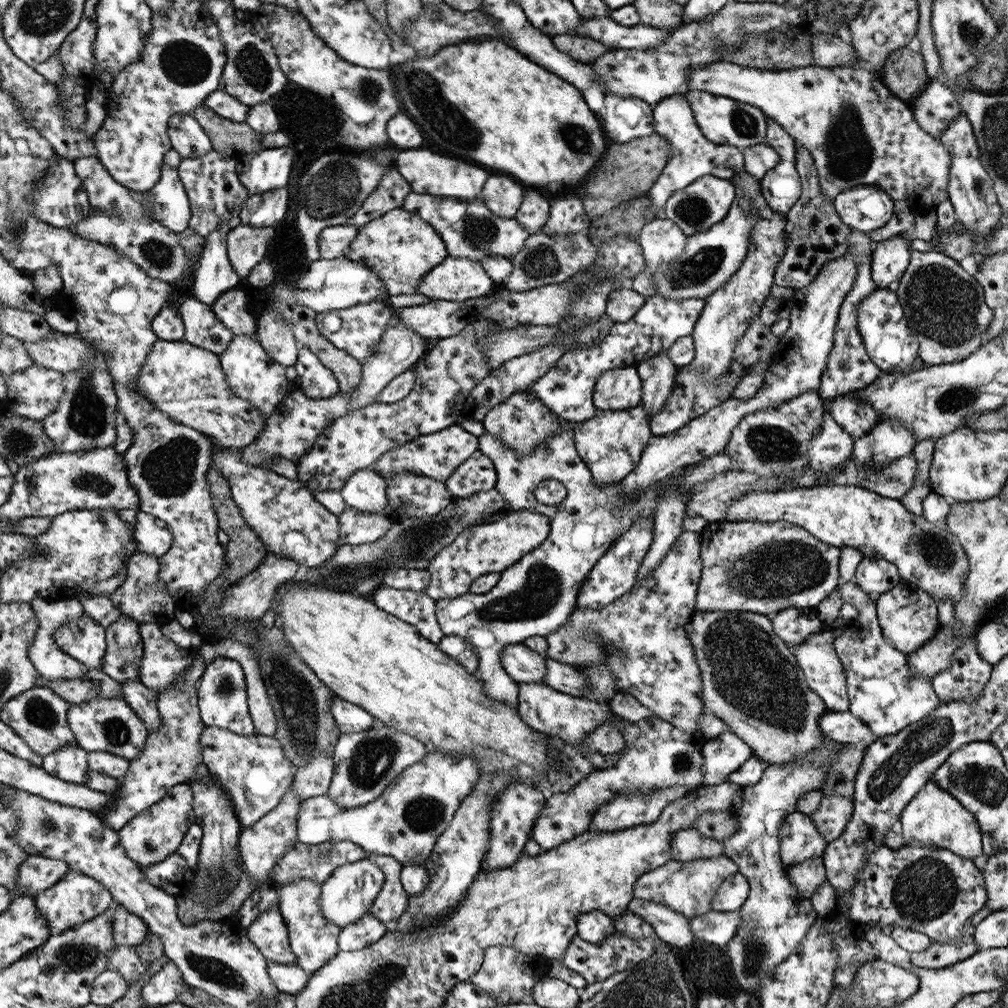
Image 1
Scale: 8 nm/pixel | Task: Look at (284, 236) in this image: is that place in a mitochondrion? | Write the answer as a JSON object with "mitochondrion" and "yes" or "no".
{"mitochondrion":"no"}

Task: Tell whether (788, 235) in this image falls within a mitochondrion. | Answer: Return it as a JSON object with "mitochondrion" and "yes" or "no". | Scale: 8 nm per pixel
{"mitochondrion":"no"}

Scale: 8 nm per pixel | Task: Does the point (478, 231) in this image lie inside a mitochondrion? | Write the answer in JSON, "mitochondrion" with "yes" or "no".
{"mitochondrion":"yes"}

